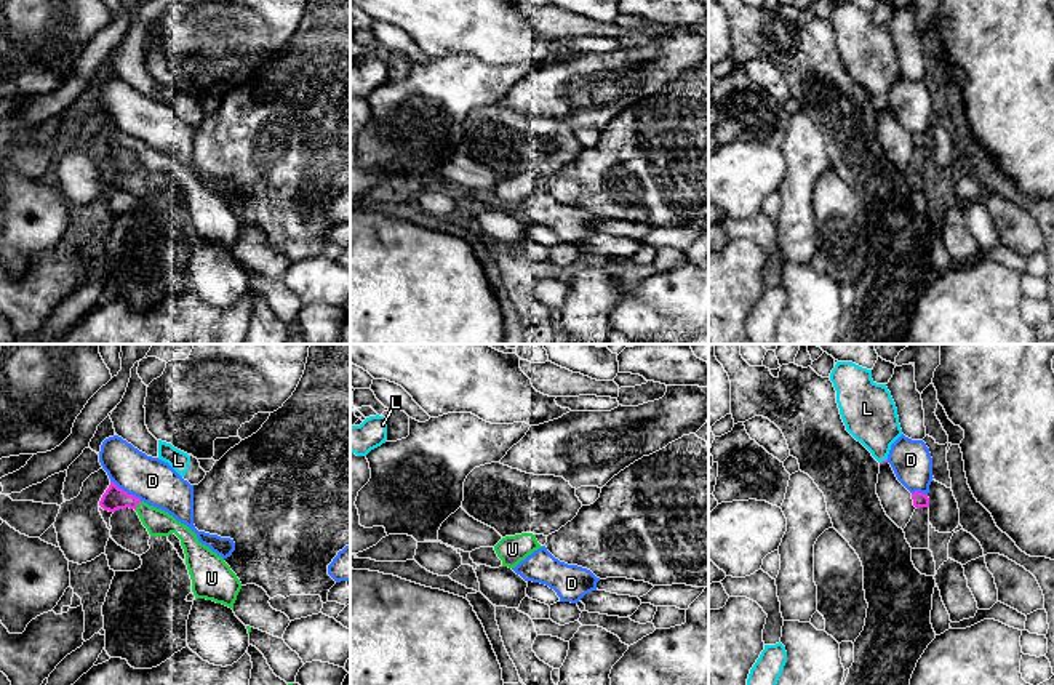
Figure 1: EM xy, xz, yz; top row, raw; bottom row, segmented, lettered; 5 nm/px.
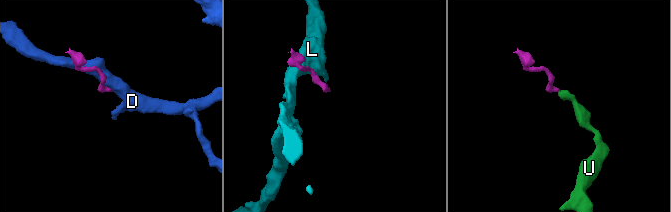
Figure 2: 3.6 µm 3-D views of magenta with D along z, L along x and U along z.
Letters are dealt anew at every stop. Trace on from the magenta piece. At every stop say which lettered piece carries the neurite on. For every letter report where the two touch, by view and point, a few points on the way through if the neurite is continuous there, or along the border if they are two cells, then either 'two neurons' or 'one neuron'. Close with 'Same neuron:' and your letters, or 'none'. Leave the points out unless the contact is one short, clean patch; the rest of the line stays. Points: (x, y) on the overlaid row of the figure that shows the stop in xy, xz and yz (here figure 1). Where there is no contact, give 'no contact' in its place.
D: contact xy (125, 492); two neurons
L: contact yz (883, 461); two neurons
U: contact xy (138, 503); way xy (114, 498), (138, 503), (157, 522); one neuron
Same neuron: U

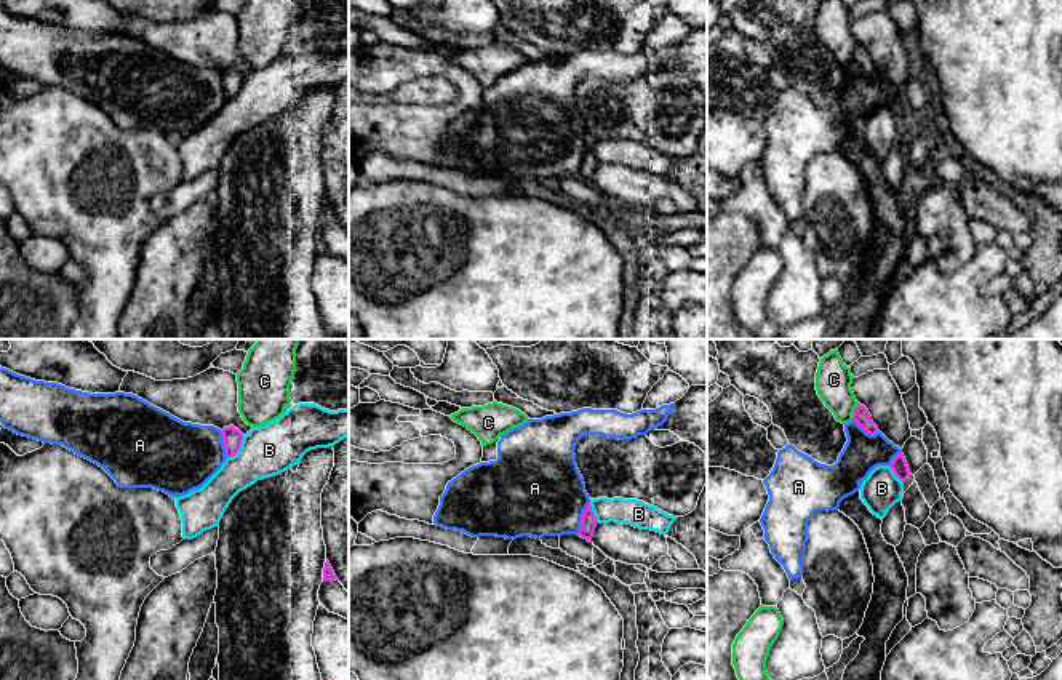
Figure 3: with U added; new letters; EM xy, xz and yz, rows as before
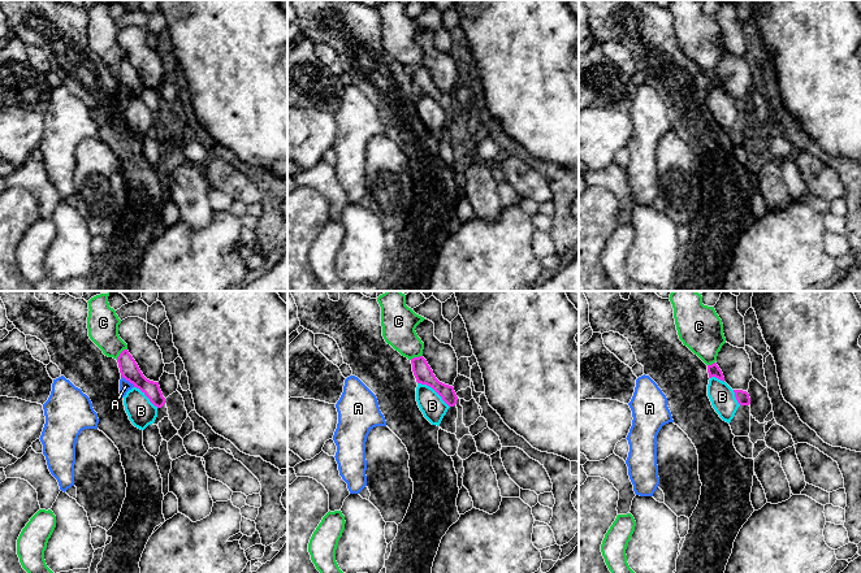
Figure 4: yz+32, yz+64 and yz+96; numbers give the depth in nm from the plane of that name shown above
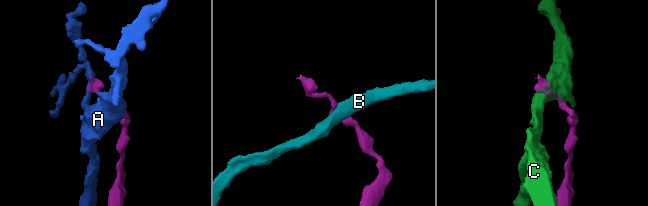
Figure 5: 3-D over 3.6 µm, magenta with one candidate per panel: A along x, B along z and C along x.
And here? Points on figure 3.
A: contact xz (582, 517); two neurons
B: contact xy (240, 447); border xy (243, 436), (242, 447), (227, 458); two neurons
C: contact yz (854, 412); two neurons
Same neuron: none

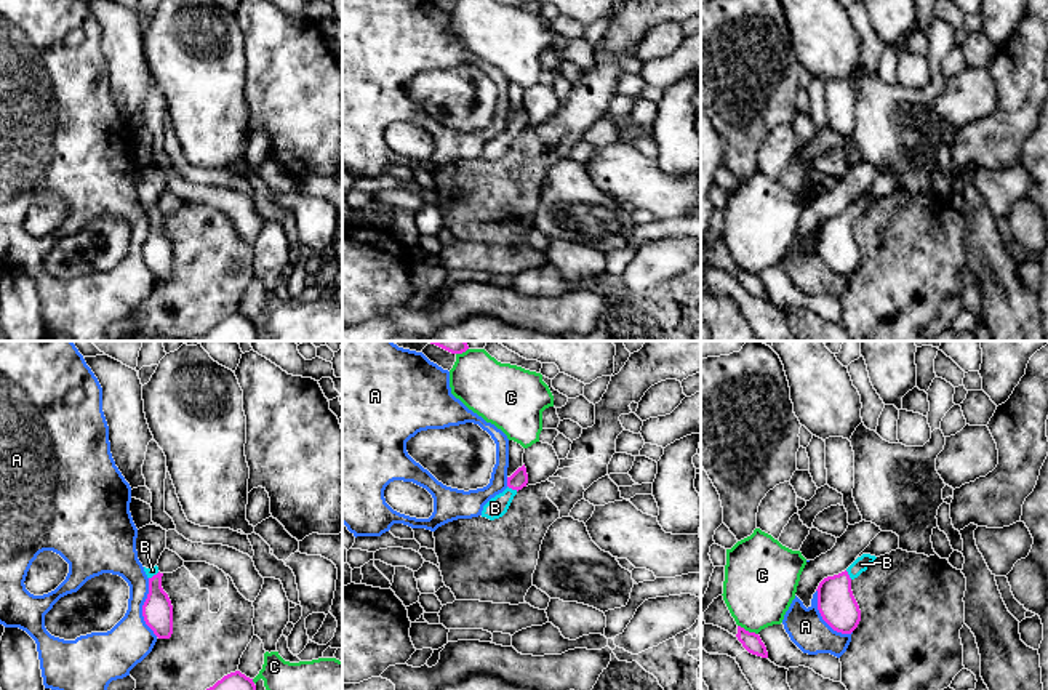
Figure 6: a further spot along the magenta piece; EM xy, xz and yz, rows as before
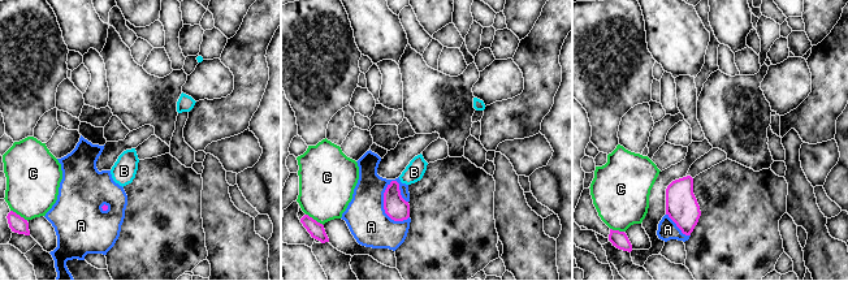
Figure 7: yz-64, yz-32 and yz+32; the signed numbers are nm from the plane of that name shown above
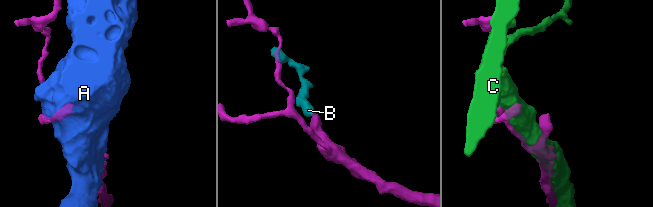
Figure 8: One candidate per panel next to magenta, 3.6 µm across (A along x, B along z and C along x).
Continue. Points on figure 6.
A: contact xy (143, 607); two neurons
B: contact xz (512, 489); way xz (519, 479), (512, 489), (495, 508); one neuron
C: contact yz (748, 631); two neurons
Same neuron: B

